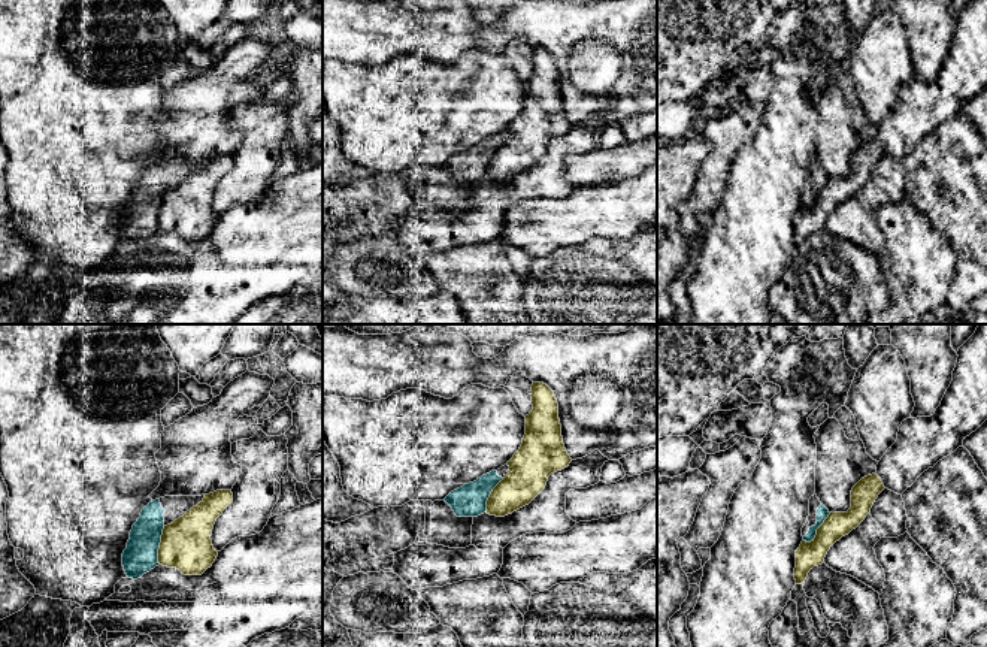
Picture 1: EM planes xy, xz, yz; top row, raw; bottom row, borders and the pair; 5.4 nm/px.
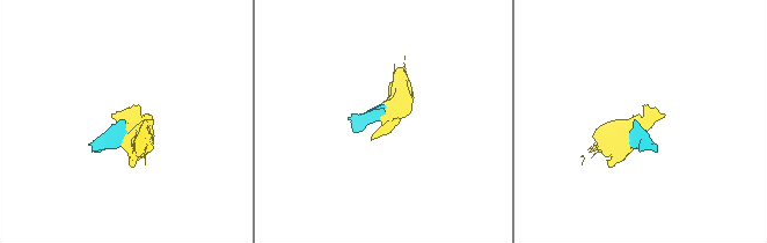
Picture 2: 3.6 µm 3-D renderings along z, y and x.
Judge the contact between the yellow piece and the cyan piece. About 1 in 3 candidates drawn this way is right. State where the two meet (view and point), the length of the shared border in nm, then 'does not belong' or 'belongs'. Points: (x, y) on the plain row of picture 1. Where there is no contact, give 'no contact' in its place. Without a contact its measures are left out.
meets yellow in xy at (160, 211); contact 220 nm long; does not belong

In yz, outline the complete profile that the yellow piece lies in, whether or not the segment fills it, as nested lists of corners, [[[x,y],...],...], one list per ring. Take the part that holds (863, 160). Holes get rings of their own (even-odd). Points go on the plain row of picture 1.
[[[972,0],[957,21],[953,46],[935,79],[903,85],[877,137],[853,152],[851,173],[830,178],[815,203],[802,206],[796,215],[796,250],[803,250],[808,238],[824,227],[830,212],[865,185],[884,154],[902,160],[987,85],[987,0]]]

